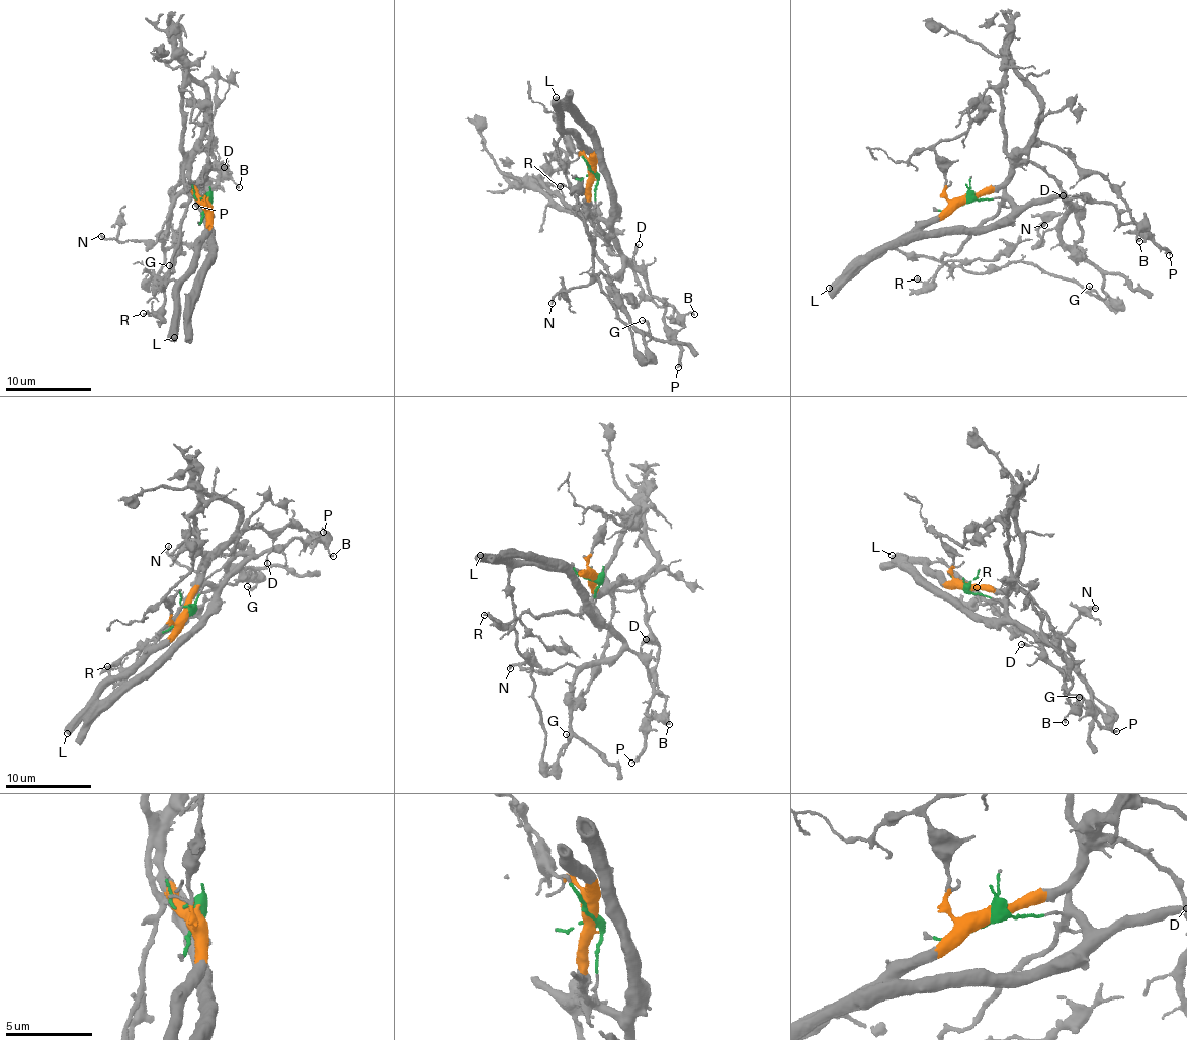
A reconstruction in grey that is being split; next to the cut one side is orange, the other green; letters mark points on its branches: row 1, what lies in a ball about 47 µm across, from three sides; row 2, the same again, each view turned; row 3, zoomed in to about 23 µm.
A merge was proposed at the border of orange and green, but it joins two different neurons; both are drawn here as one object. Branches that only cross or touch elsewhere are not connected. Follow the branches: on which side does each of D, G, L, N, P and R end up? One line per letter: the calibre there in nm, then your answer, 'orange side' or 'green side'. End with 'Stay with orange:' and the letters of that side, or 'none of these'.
D: calibre 160 nm; green side
G: calibre 200 nm; green side
L: calibre 700 nm; orange side
N: calibre 200 nm; green side
P: calibre 220 nm; green side
R: calibre 180 nm; green side
Stay with orange: L

